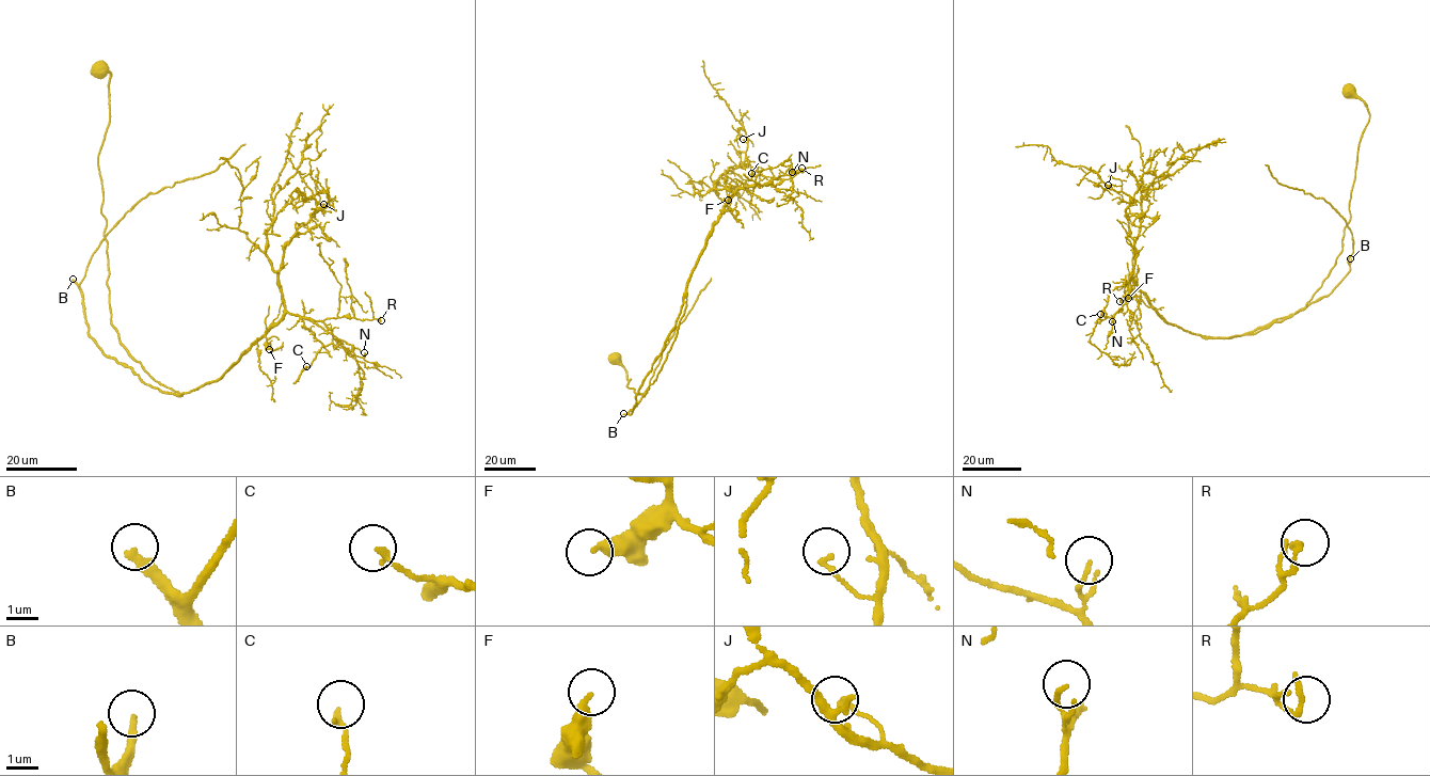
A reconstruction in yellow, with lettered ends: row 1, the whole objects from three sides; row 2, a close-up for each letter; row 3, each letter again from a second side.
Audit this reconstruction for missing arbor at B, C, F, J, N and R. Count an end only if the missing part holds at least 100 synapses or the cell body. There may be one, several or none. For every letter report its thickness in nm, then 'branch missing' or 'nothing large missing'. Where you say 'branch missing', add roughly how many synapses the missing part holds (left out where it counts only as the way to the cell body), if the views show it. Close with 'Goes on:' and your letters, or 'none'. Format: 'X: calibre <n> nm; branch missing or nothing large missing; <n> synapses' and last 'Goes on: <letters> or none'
B: calibre 280 nm; branch missing; 450 synapses
C: calibre 180 nm; nothing large missing
F: calibre 340 nm; nothing large missing
J: calibre 140 nm; nothing large missing
N: calibre 120 nm; nothing large missing
R: calibre 180 nm; nothing large missing
Goes on: B

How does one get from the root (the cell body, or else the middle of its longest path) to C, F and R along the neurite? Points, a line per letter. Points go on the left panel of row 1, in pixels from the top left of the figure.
C: (106, 68), (110, 116), (98, 169), (118, 339), (180, 396), (298, 314), (332, 334), (306, 366)
F: (106, 68), (110, 116), (98, 169), (118, 339), (155, 381), (180, 396), (221, 377), (264, 336), (269, 349)
R: (106, 68), (110, 116), (98, 169), (112, 326), (155, 381), (180, 396), (209, 384), (287, 313), (381, 320)

